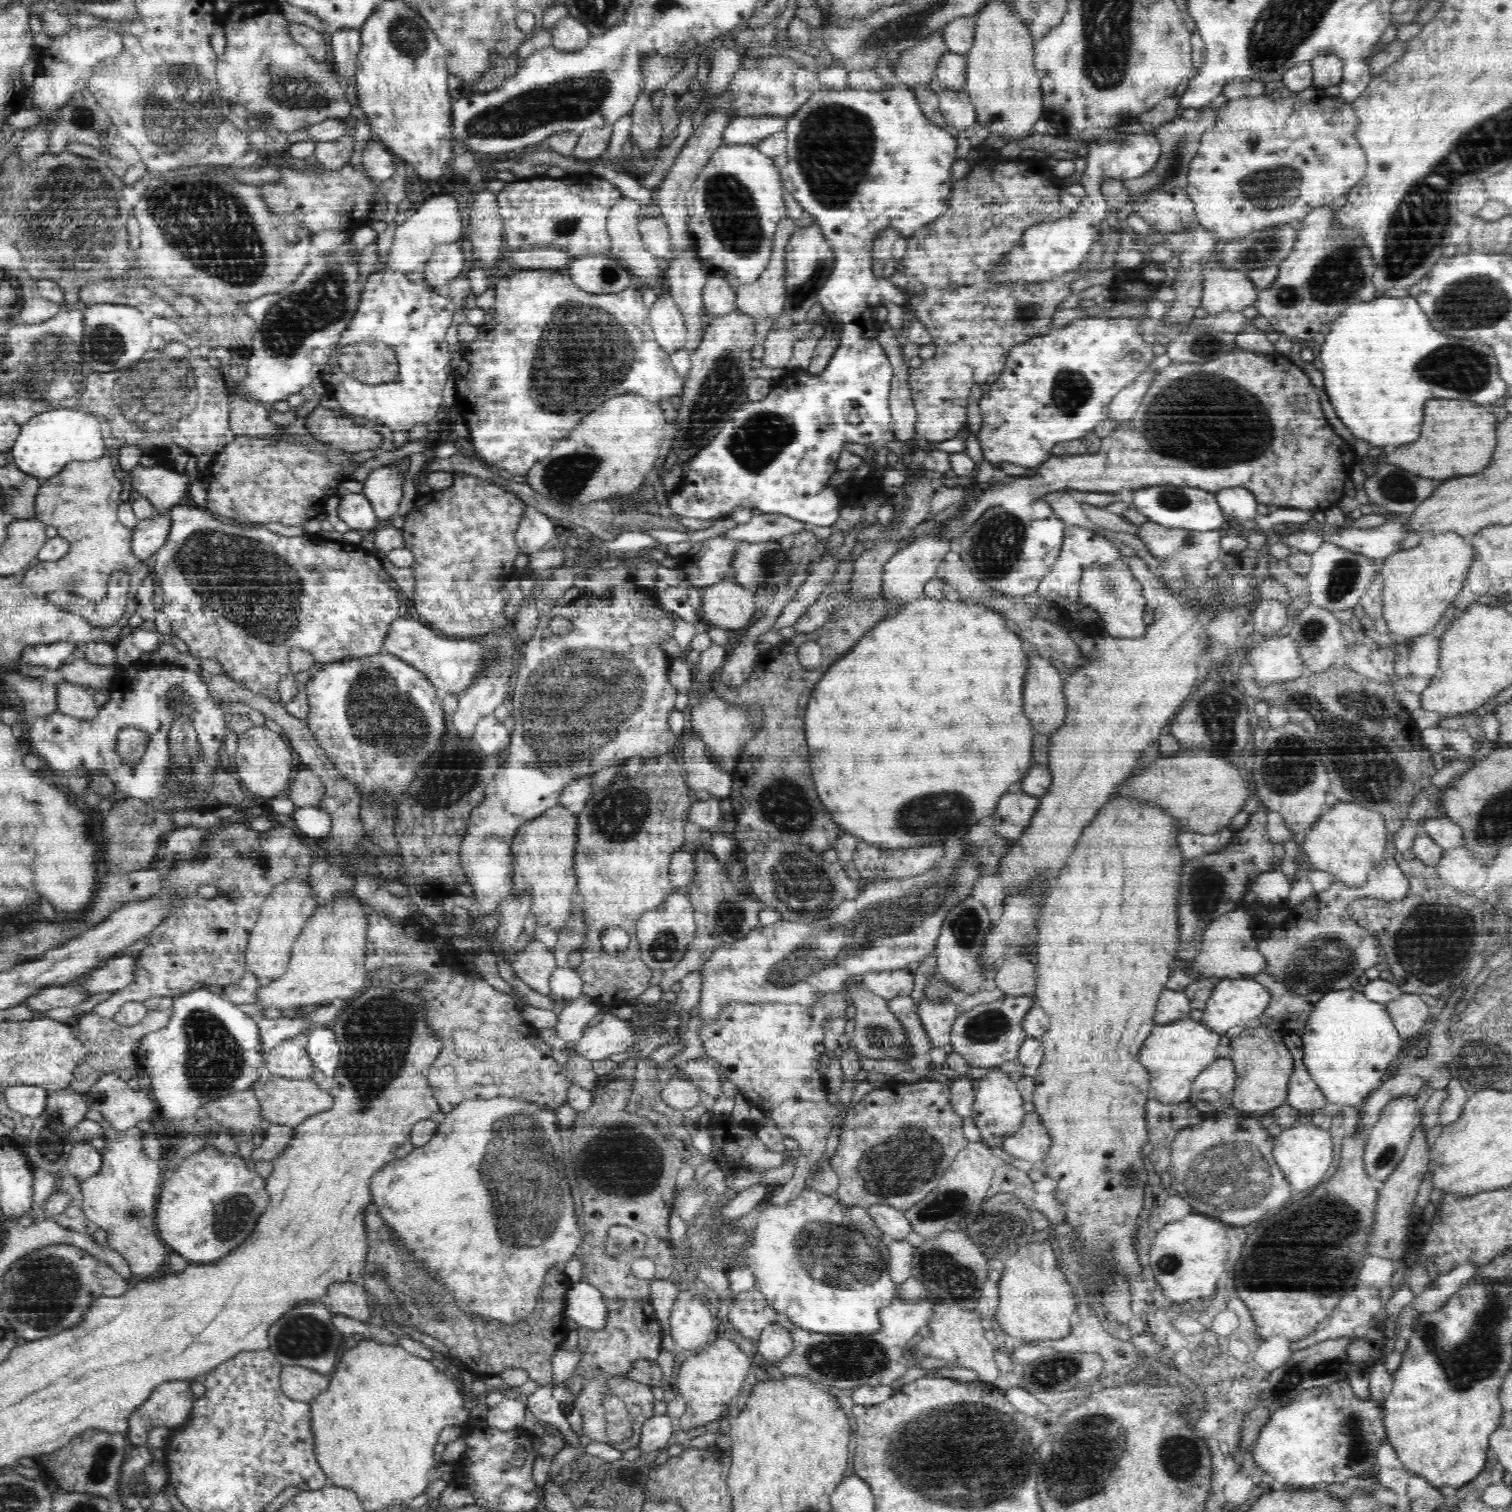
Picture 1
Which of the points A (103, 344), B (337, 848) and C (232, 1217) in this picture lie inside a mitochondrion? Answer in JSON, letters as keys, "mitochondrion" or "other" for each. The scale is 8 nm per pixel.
{"A":"mitochondrion","B":"mitochondrion","C":"mitochondrion"}

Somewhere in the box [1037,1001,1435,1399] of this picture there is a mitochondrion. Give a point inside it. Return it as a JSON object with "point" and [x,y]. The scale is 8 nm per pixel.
{"point":[1309,1251]}

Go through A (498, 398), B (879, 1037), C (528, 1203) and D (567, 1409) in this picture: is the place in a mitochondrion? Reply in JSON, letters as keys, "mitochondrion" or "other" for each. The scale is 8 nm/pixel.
{"A":"other","B":"mitochondrion","C":"mitochondrion","D":"other"}

